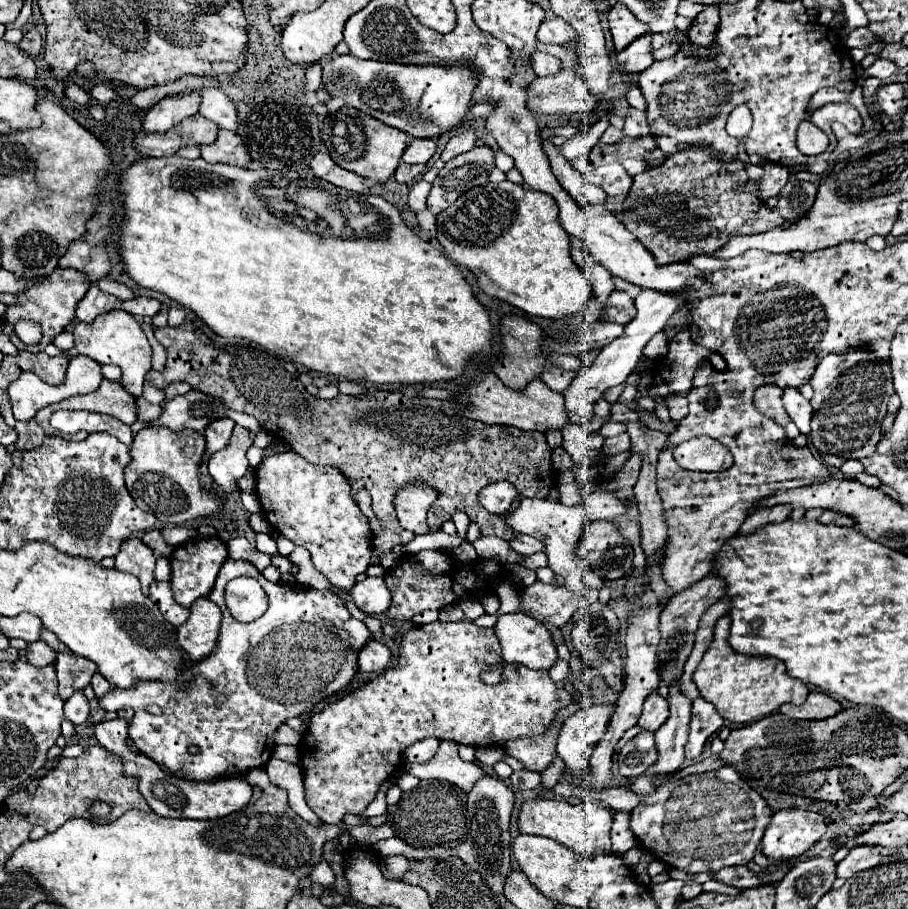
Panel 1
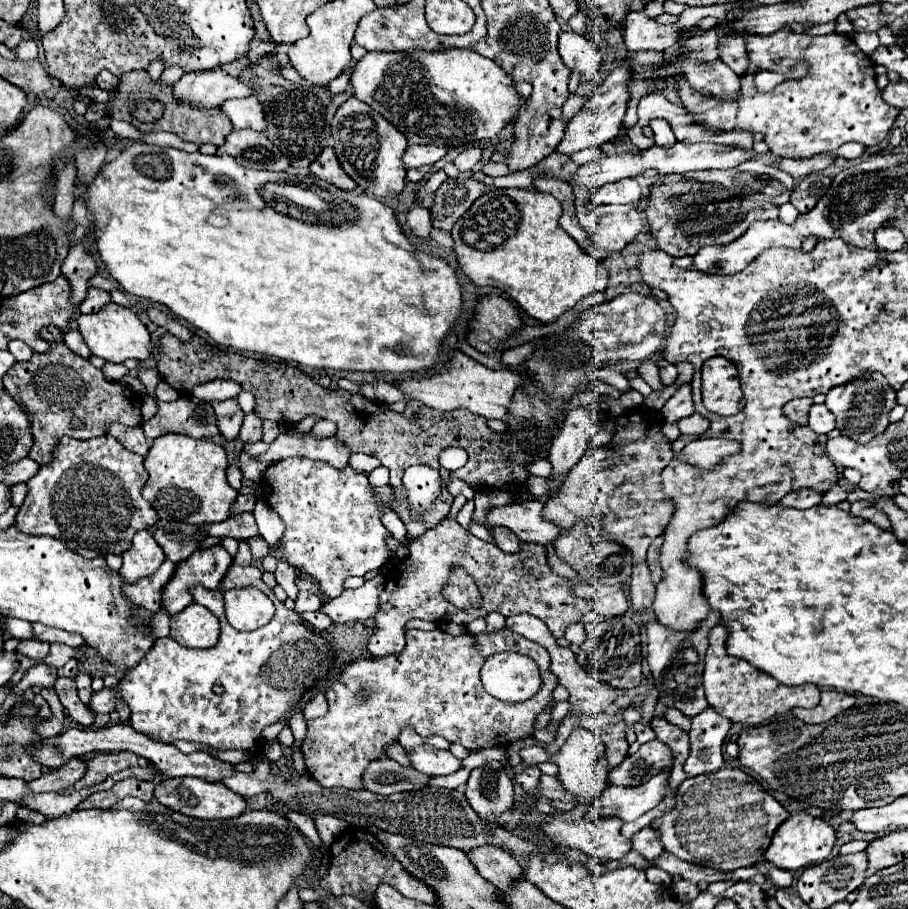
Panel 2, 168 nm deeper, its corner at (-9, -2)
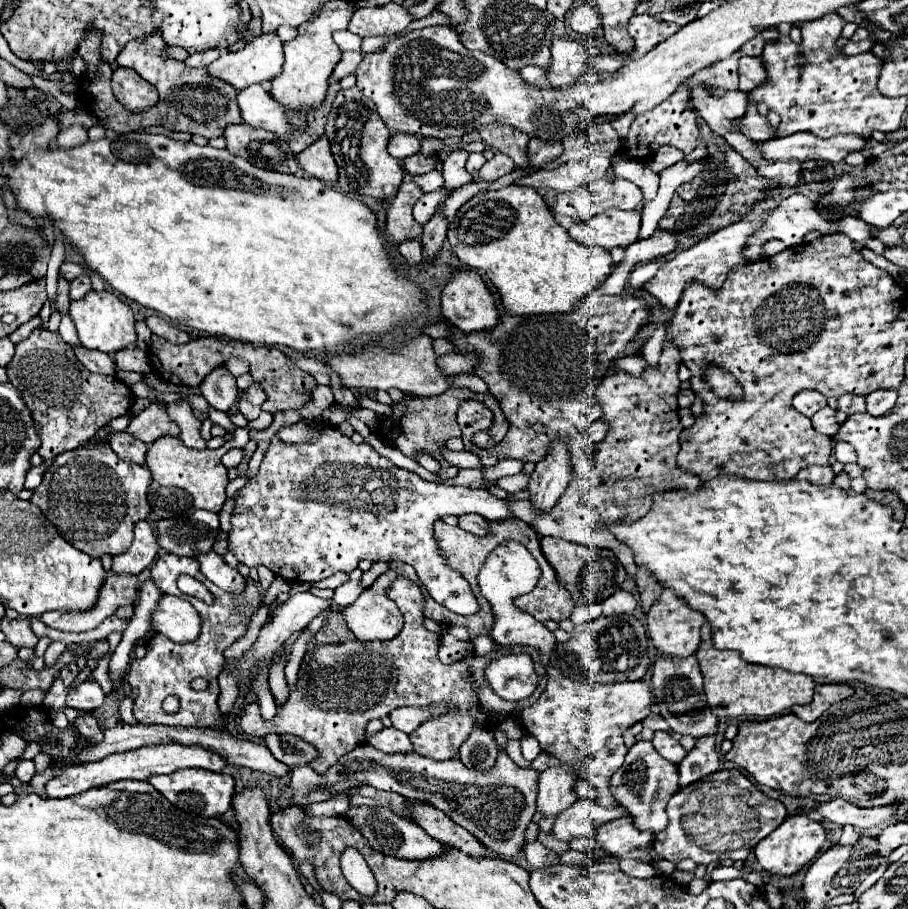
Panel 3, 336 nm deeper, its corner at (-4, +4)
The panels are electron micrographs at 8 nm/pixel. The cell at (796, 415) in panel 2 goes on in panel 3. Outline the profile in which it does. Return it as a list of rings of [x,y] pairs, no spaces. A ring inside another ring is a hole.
[[[803,390],[793,398],[793,406],[795,406],[795,410],[799,410],[807,418],[811,418],[817,410],[827,406],[827,398],[815,390]]]

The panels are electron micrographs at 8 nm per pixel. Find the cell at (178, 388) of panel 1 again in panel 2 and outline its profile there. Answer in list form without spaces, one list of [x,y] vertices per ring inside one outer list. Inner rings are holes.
[[[212,380],[206,384],[194,386],[190,396],[198,400],[206,400],[206,402],[224,402],[228,398],[238,398],[240,390],[242,388],[232,380]]]

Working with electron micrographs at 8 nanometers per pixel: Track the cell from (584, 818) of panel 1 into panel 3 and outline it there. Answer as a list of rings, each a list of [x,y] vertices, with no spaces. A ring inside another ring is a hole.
[[[629,812],[597,828],[599,848],[619,858],[645,860],[647,854],[653,850],[653,840],[655,840],[653,832],[635,828],[633,816]]]

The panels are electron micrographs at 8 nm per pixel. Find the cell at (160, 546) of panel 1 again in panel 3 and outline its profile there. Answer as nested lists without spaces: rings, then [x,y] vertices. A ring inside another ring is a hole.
[[[197,510],[191,516],[179,516],[157,522],[157,542],[163,550],[179,556],[197,556],[211,552],[219,538],[219,514]]]

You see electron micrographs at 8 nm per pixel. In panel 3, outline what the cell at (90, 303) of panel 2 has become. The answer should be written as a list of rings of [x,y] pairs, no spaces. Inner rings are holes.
[[[83,272],[81,276],[77,276],[75,280],[71,280],[69,282],[69,296],[71,296],[71,300],[81,300],[89,290],[91,290],[91,280],[89,280],[89,276]]]

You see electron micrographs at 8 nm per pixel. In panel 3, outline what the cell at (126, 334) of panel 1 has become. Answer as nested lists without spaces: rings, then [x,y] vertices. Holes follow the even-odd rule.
[[[89,292],[85,298],[71,302],[69,316],[77,328],[79,340],[85,348],[89,350],[101,350],[101,352],[117,352],[121,348],[133,346],[137,340],[135,334],[135,318],[133,310],[121,302],[115,294],[111,292]]]

